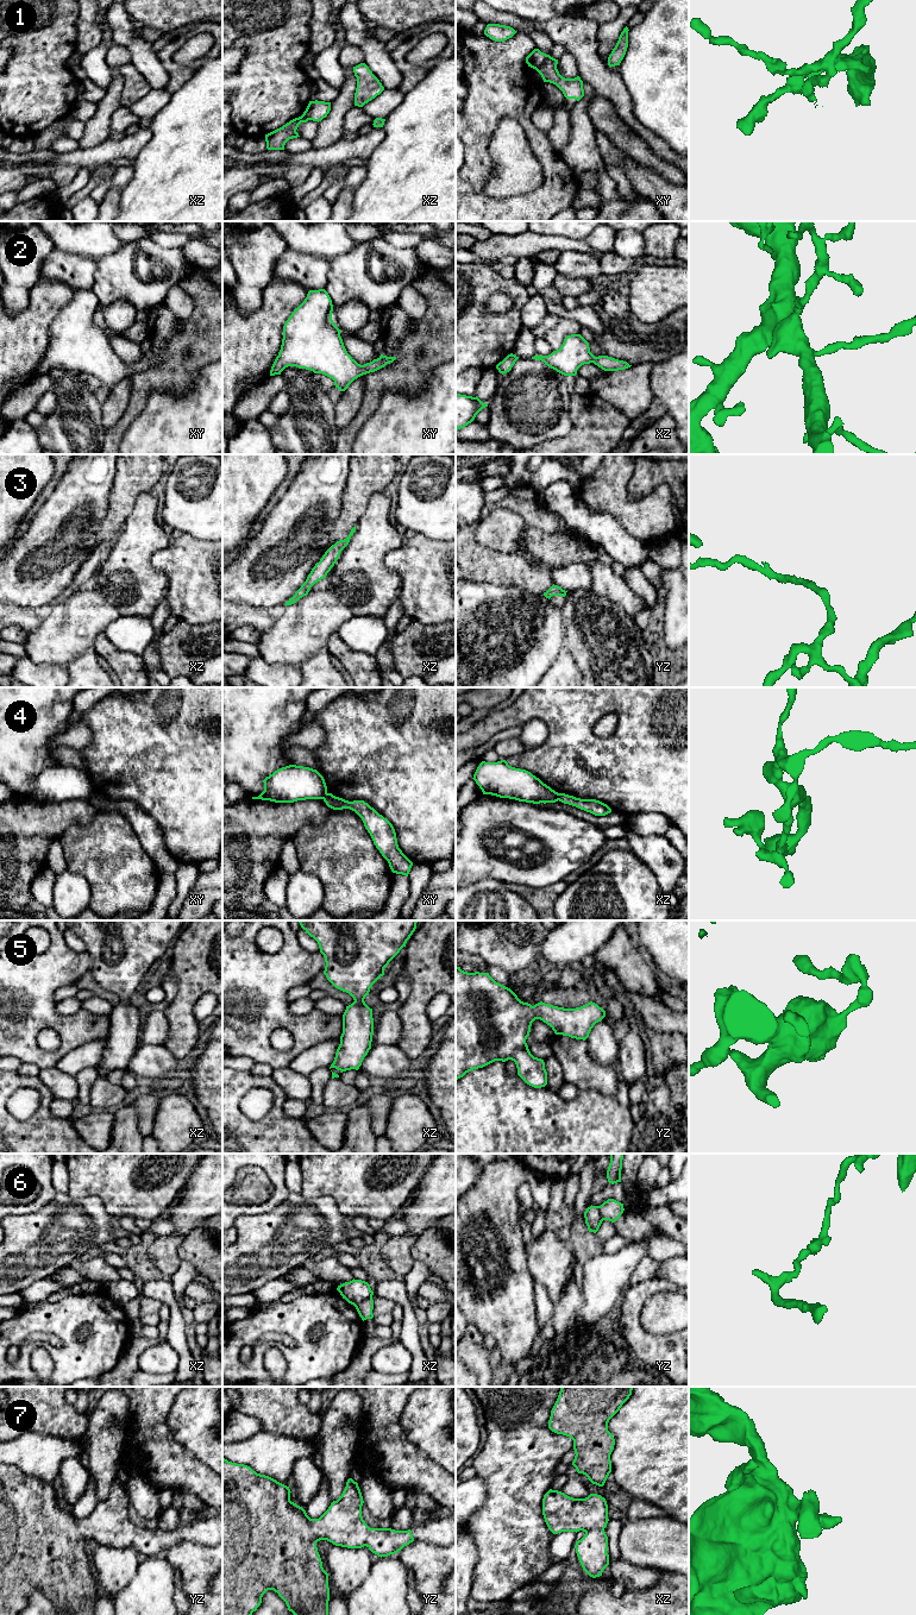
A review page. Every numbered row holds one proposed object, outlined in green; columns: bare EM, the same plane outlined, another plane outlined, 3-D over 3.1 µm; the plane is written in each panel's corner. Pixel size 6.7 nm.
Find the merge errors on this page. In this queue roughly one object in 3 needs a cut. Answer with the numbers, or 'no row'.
1, 4, 6

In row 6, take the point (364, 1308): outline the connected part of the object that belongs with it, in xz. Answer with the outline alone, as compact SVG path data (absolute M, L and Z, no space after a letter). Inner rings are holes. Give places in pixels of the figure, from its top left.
M372 1296L355 1306L362 1320L372 1319L374 1300Z

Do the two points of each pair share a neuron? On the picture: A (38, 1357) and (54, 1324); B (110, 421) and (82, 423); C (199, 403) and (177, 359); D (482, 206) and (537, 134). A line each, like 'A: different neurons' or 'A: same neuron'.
A: different neurons
B: different neurons
C: different neurons
D: same neuron

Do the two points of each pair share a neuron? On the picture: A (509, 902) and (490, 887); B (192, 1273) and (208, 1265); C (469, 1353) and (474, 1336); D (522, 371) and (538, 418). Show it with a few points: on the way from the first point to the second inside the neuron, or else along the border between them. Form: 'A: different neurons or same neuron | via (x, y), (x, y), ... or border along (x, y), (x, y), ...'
A: same neuron | via (504, 897), (495, 890)
B: different neurons | border along (182, 1260), (190, 1263), (199, 1274)
C: same neuron | via (471, 1349), (472, 1340)
D: same neuron | via (518, 385), (518, 407), (524, 413)

